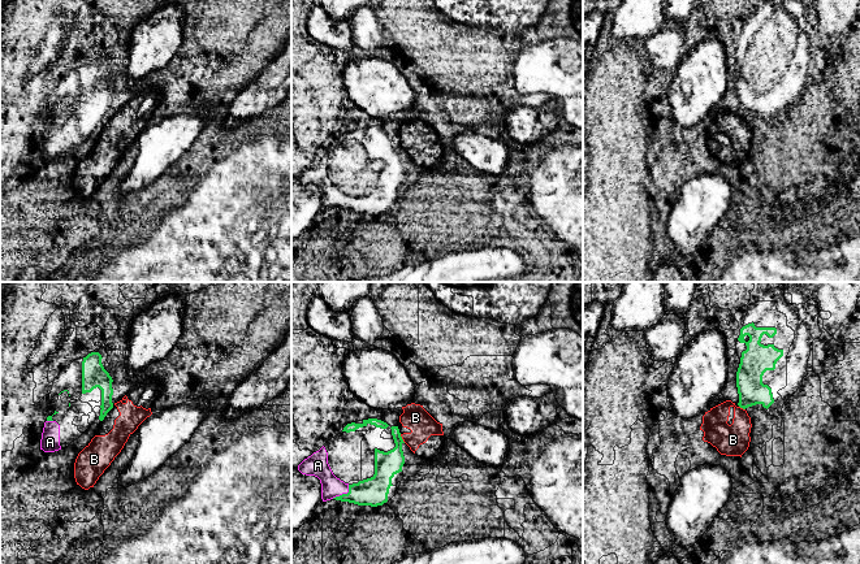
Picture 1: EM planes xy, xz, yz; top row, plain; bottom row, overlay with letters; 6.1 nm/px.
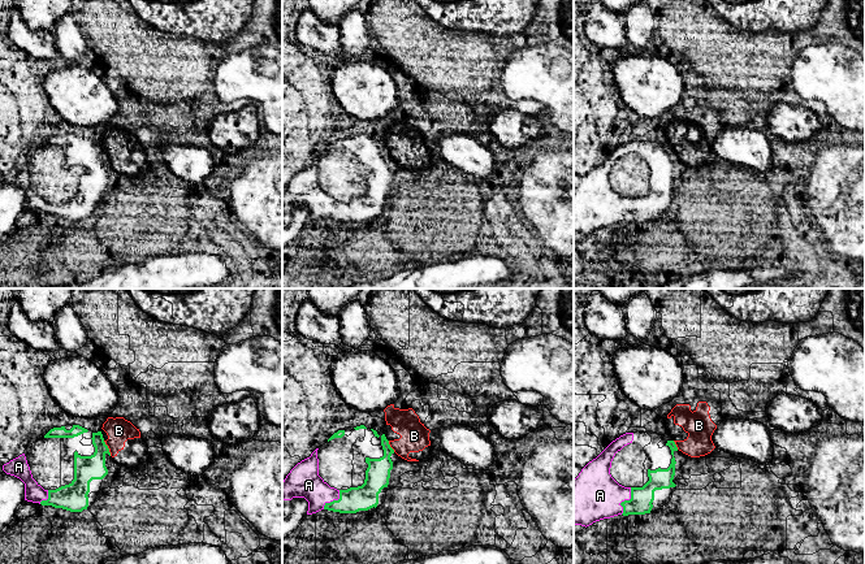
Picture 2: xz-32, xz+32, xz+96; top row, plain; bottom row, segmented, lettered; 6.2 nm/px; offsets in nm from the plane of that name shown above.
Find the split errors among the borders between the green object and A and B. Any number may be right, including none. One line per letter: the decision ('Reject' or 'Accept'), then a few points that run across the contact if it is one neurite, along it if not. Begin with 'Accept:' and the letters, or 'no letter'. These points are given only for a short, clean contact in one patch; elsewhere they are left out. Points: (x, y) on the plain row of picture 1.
Accept: A
A: Accept
B: Reject. Line: xz (400, 143), (405, 151)

